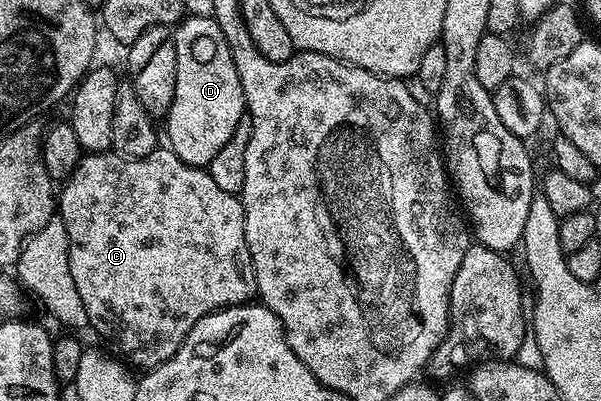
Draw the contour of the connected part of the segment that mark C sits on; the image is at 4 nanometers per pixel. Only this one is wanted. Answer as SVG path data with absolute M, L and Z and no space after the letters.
M157 149L141 159L126 159L115 153L88 153L61 187L64 188L58 191L58 218L66 225L70 277L74 277L78 297L82 297L82 305L86 305L88 327L96 330L102 338L109 339L129 359L124 358L133 368L151 369L162 365L174 357L174 353L178 353L190 329L194 329L202 317L223 311L225 307L251 304L257 298L256 274L244 232L244 206L237 196L226 193L226 189L217 185L205 168L183 163L171 149Z

